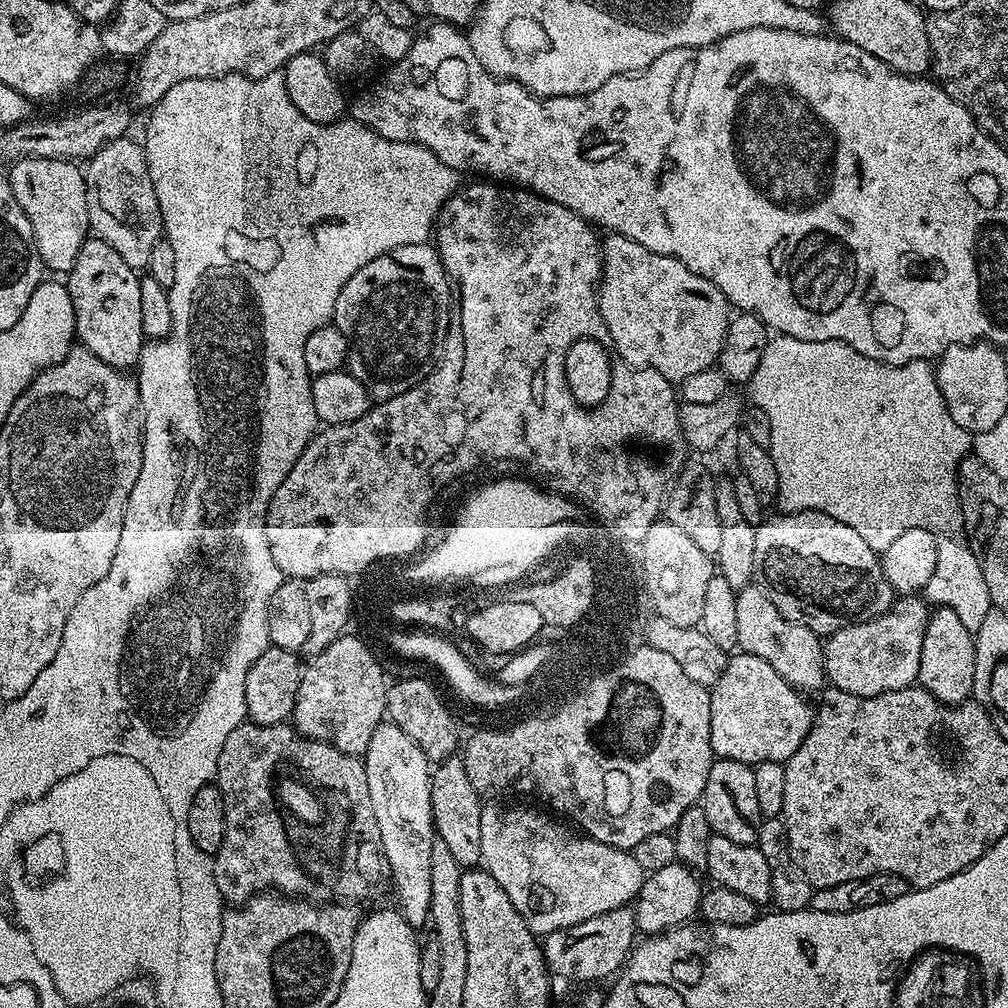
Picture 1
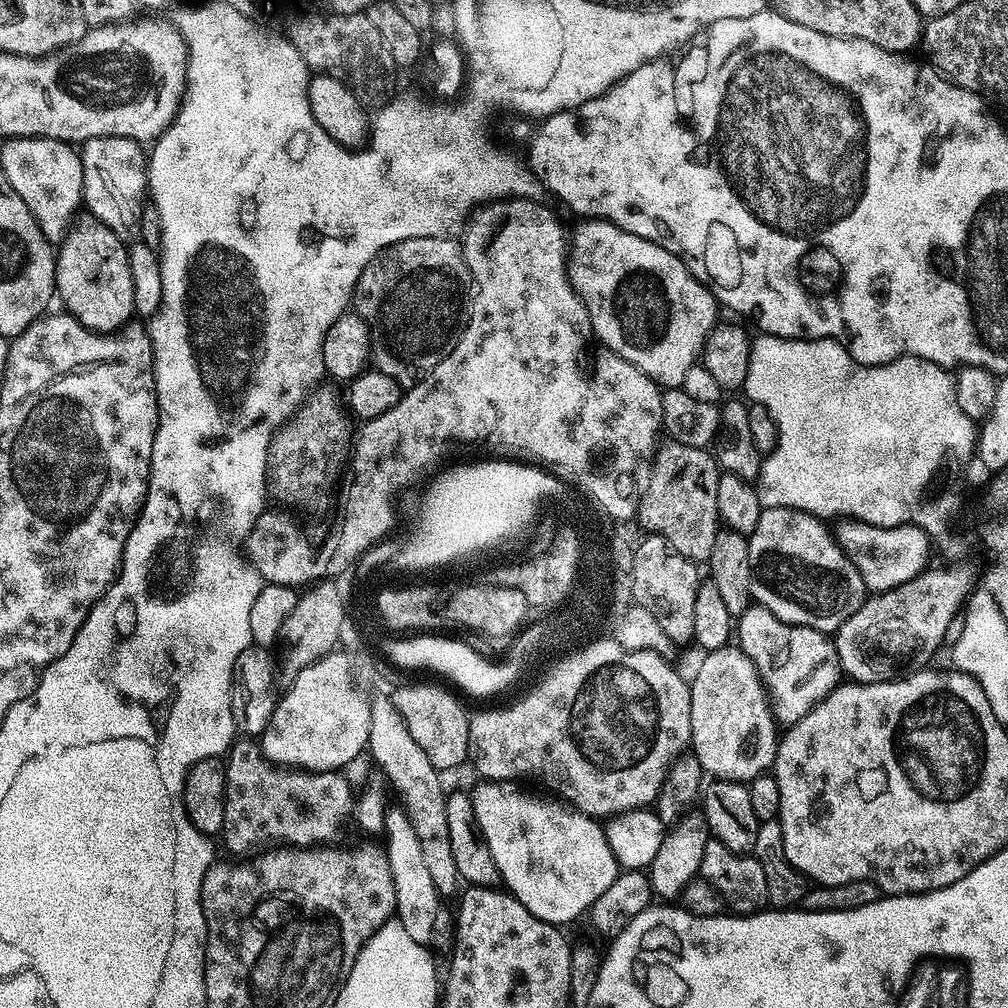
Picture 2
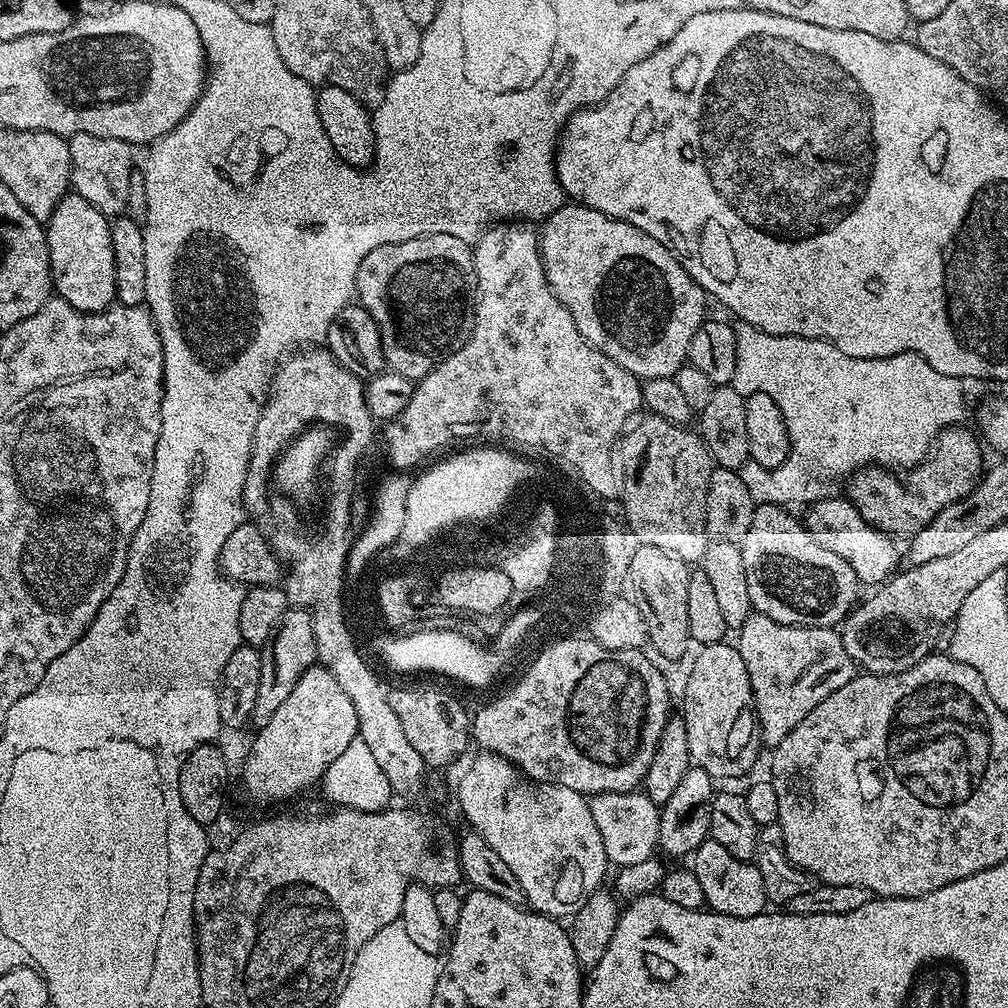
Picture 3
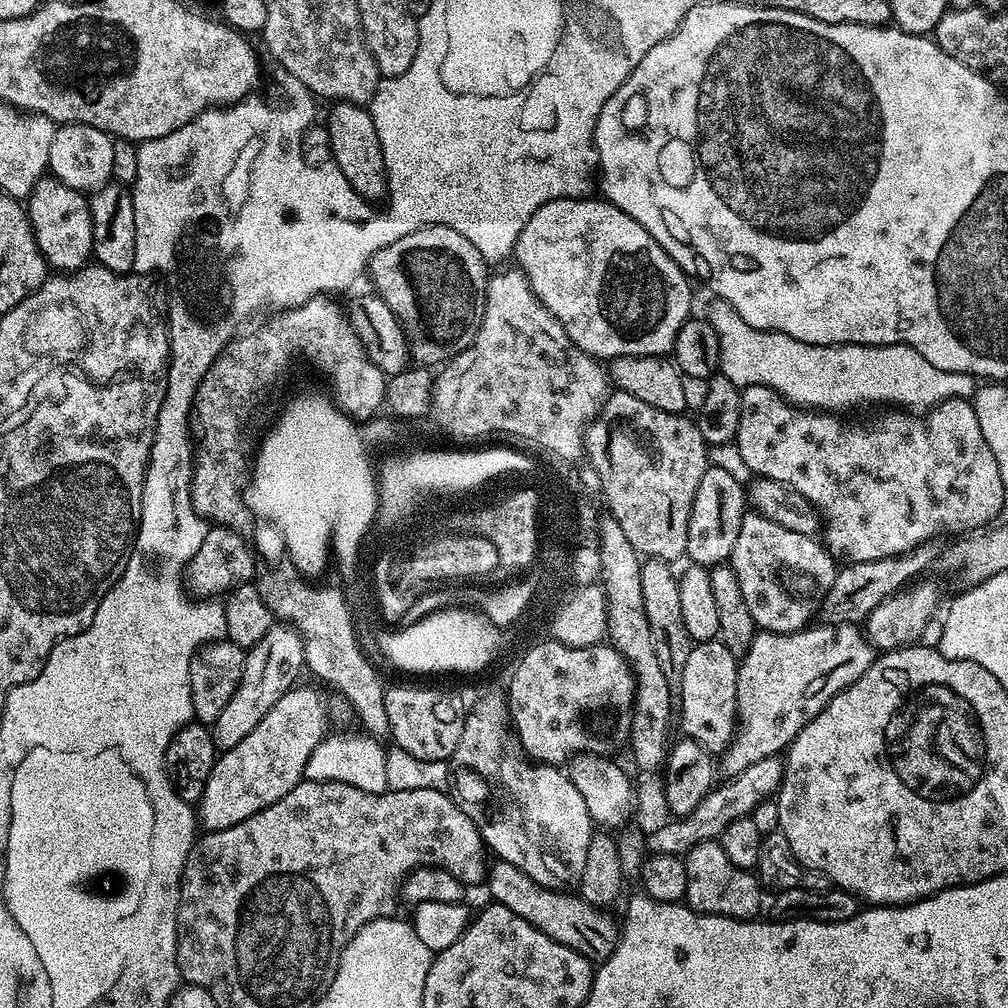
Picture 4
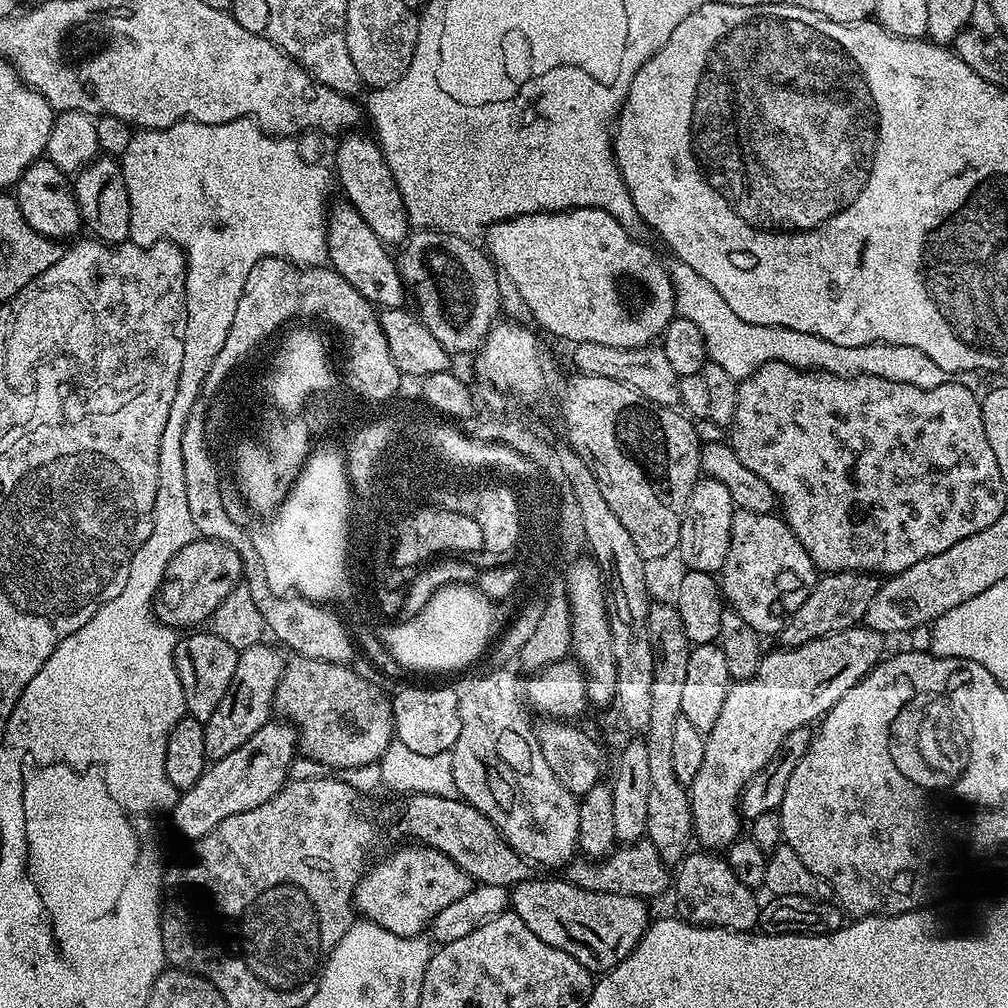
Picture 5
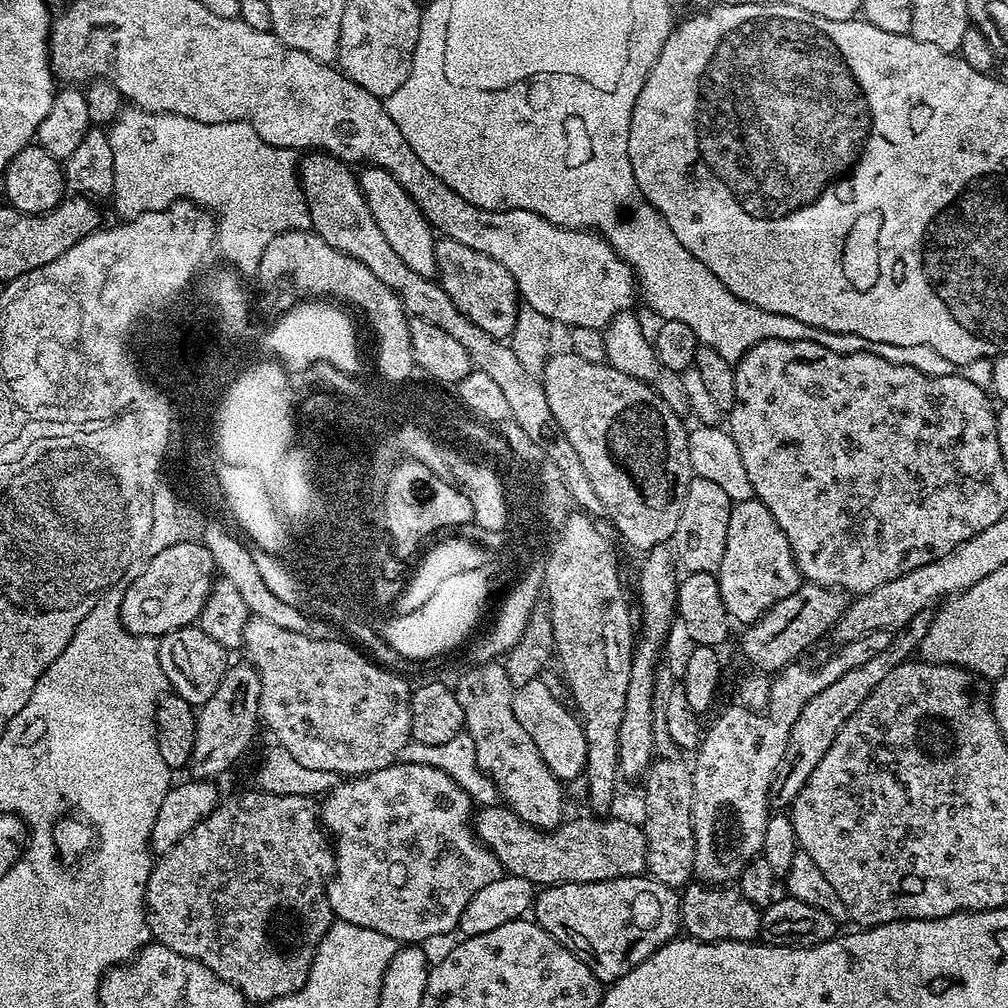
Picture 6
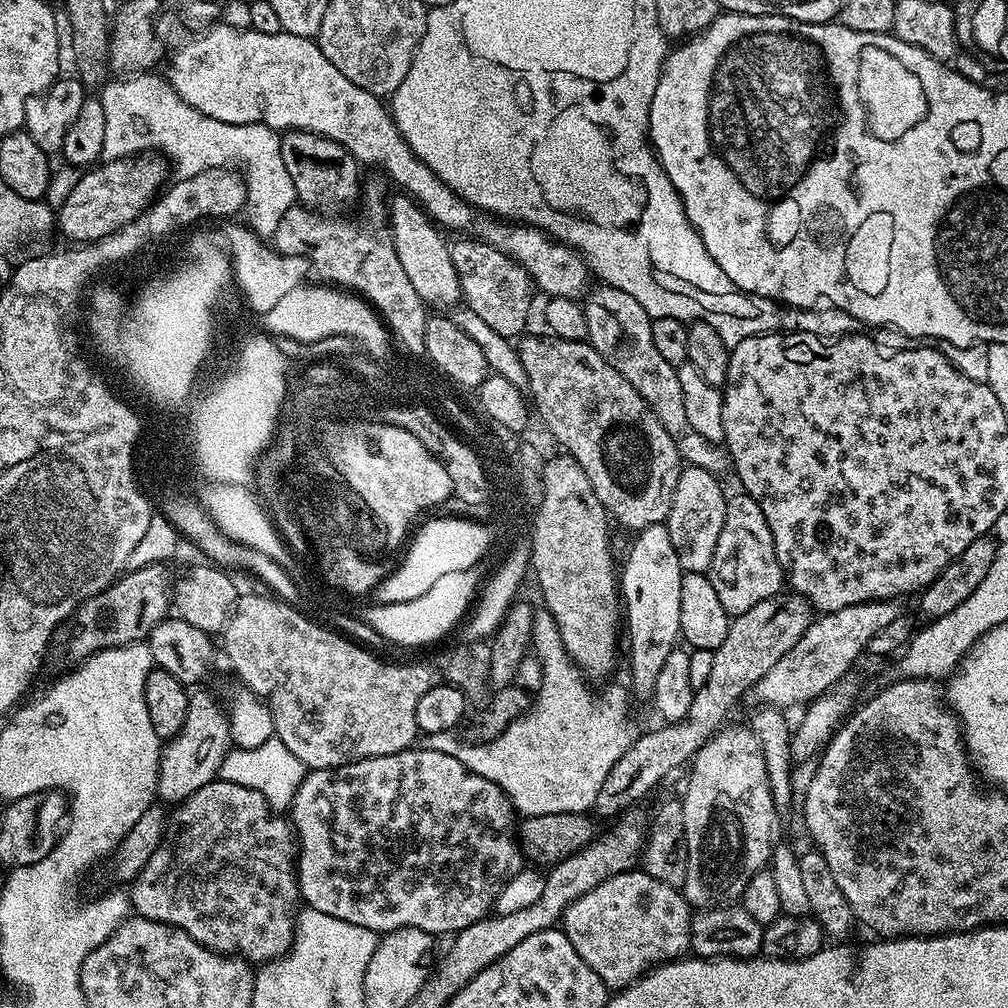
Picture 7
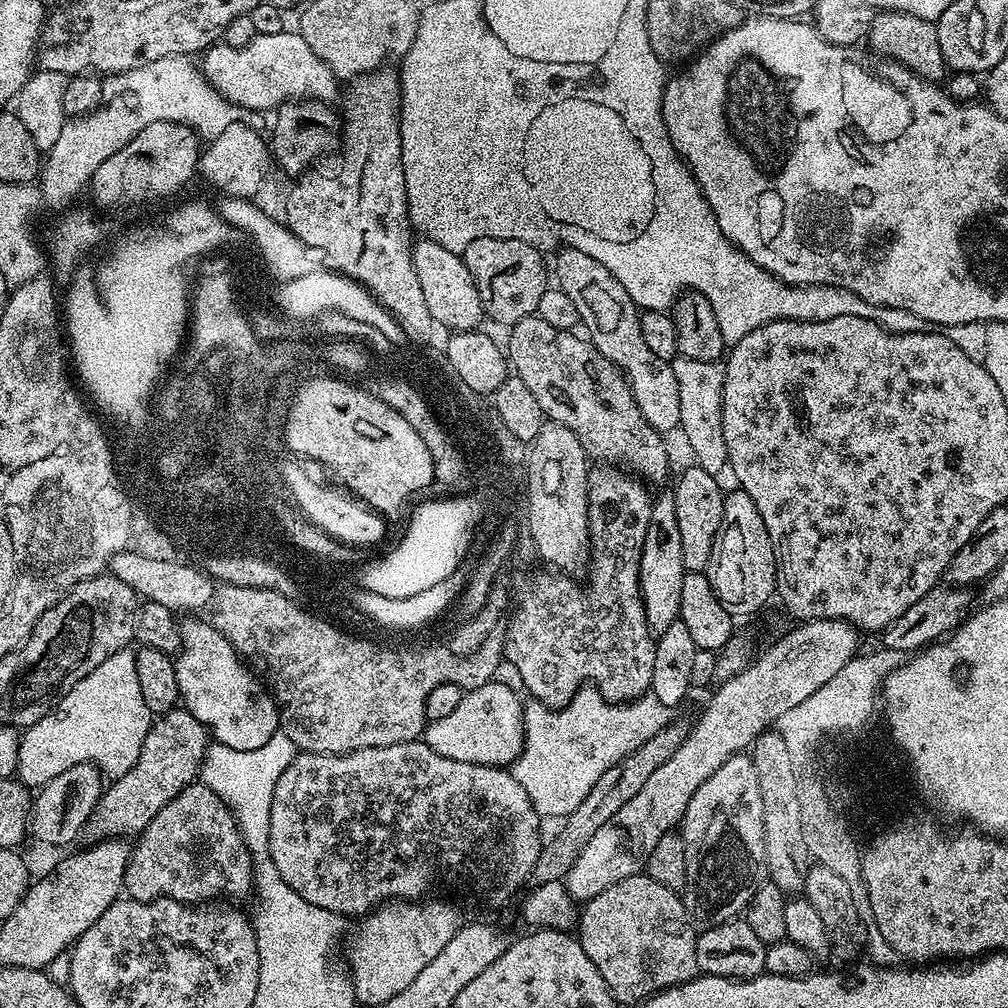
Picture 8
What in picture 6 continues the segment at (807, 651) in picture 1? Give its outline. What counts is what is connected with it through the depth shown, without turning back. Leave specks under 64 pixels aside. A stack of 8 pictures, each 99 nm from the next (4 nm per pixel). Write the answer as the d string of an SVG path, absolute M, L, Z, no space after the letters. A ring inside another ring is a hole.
M871 632L866 634L862 638L852 640L849 644L840 644L837 647L837 652L832 652L824 661L821 662L817 668L807 668L803 662L795 662L788 664L783 668L783 671L779 673L772 680L772 689L770 690L770 702L767 708L763 712L752 712L748 708L742 708L739 706L733 706L728 708L712 725L707 725L706 731L703 733L699 748L695 749L694 756L696 756L696 764L694 760L694 767L692 768L692 825L694 826L694 876L697 881L711 884L713 886L728 886L733 882L739 881L742 870L751 860L757 859L761 855L760 847L762 846L762 838L766 834L766 822L770 815L770 793L774 788L774 781L777 779L777 772L779 770L779 763L783 761L783 755L786 754L787 738L790 736L791 727L794 726L795 719L800 715L802 708L806 705L806 702L810 701L814 695L821 693L826 689L826 686L830 686L832 682L835 682L846 673L848 670L854 669L856 666L861 666L864 662L870 660L870 658L877 657L887 646L889 640L889 633L887 632Z

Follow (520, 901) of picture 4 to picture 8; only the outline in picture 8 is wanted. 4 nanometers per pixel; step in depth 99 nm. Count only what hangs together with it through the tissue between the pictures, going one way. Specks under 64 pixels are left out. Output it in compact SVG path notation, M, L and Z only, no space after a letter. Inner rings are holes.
M650 875L622 878L622 882L614 882L614 886L602 890L602 894L587 901L578 918L579 928L578 939L582 950L586 950L586 958L590 958L594 966L598 966L598 974L602 974L606 986L616 997L617 1005L639 1005L649 996L665 992L667 988L675 988L677 984L686 984L698 975L698 932L684 908L681 893L662 886L662 882Z

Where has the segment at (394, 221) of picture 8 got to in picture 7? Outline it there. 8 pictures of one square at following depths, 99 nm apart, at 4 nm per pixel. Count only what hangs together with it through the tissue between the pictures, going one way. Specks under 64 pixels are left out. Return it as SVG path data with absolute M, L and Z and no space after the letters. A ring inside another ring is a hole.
M376 180L369 184L367 181L362 188L364 217L361 220L343 220L343 215L332 214L330 226L288 226L288 216L282 214L282 222L278 222L278 230L270 240L283 256L302 256L313 269L320 268L329 285L363 297L379 313L392 340L398 342L408 356L423 357L423 343L418 342L417 337L415 340L404 336L400 329L408 316L408 296L409 300L415 297L416 291L410 278L406 278L406 270L402 270L402 262L398 262L392 245L392 233L386 227L385 200L383 186Z

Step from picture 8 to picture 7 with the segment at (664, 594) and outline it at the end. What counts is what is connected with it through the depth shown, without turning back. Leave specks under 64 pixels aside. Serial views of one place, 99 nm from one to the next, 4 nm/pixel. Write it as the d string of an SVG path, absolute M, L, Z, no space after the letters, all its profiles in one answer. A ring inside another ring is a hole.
M667 523L639 529L635 536L636 541L629 546L624 564L622 560L618 583L623 604L622 616L626 621L628 656L632 662L631 691L648 698L652 695L662 665L681 639L682 578L685 570L678 562L674 542L670 542Z

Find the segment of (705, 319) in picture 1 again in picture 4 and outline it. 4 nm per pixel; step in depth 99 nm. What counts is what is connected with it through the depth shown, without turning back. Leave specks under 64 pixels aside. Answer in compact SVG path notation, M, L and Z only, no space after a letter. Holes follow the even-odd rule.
M592 199L551 200L546 206L537 210L534 222L526 225L522 234L516 237L515 263L530 282L532 292L540 299L542 306L546 306L546 310L550 310L550 314L554 314L554 318L558 318L558 322L564 324L570 342L574 342L574 346L578 346L586 354L596 357L601 362L611 362L623 356L667 357L678 338L678 330L682 330L684 323L693 315L692 288L688 285L690 277L687 272L683 272L676 265L674 258L670 258L666 254L666 250L662 250L662 246L658 246L658 242L654 242L654 238L645 228L638 226L638 222L634 222L634 218L630 218L630 214L626 214L618 206L609 204L607 199Z

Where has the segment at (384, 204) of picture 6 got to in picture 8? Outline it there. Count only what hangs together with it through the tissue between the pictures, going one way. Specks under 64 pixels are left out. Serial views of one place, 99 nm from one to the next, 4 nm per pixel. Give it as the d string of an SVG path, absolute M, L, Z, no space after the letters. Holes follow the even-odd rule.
M420 238L412 245L412 260L422 282L430 312L438 322L445 324L452 332L470 332L481 327L480 319L485 319L486 309L480 291L470 270L464 264L463 255L438 246L433 240Z

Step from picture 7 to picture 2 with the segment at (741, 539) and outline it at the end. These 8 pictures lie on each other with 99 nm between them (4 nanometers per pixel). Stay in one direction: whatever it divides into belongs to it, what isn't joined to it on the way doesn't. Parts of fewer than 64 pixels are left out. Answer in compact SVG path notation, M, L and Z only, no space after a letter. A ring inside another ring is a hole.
M765 508L748 537L752 600L787 624L835 633L869 595L858 566L823 519L793 508Z

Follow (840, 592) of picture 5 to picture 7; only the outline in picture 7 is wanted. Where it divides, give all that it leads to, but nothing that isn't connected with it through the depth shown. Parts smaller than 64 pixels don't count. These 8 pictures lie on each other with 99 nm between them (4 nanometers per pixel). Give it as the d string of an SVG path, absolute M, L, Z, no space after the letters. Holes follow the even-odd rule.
M781 592L729 621L725 641L713 649L713 669L706 683L696 689L685 720L665 723L660 728L637 735L626 754L614 764L598 790L593 811L597 817L610 818L644 797L676 768L691 761L705 742L723 727L736 702L751 691L763 674L798 642L814 619L812 605L802 596Z

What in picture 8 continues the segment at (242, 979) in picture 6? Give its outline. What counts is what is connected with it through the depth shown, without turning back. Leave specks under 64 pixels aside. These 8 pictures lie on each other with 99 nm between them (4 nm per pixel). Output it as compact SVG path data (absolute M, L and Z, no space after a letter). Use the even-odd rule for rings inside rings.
M202 782L187 784L179 794L146 825L143 832L135 837L131 845L132 856L124 875L124 892L133 900L156 900L168 896L189 906L200 906L212 902L225 888L236 896L244 896L253 891L252 856L244 844L240 828L232 816L232 811Z

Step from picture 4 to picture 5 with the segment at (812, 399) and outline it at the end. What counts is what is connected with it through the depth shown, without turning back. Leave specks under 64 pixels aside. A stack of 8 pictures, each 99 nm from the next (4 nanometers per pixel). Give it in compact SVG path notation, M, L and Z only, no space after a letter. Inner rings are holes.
M679 262L673 263L673 265L673 268L672 266L670 268L670 275L677 313L682 318L690 318L690 322L694 322L694 326L698 326L698 330L702 330L702 338L706 342L708 351L708 360L722 366L722 370L726 370L726 374L730 374L730 378L734 381L745 380L750 374L754 374L756 368L760 368L766 362L781 360L795 368L832 372L835 376L877 376L894 382L906 382L910 386L919 388L933 388L949 383L950 373L942 370L942 366L938 366L938 362L930 362L930 358L926 358L926 354L922 354L922 350L918 350L914 346L898 346L897 344L838 346L834 342L826 342L826 338L818 338L814 334L802 334L798 330L790 330L782 326L758 326L750 322L742 322L742 318L738 314L734 314L734 310L730 310L730 306L726 306L722 294L718 294L718 290L714 290L714 286L710 286L710 282L706 282L694 270L690 270L690 266Z

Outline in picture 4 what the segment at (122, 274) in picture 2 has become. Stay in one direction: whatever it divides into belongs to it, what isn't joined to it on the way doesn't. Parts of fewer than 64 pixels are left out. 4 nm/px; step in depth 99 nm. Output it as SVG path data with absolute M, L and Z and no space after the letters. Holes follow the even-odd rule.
M48 174L36 185L36 191L27 197L26 211L34 225L38 246L53 269L64 274L75 274L85 267L84 256L91 257L94 252L92 210L86 206L85 193L76 192Z

